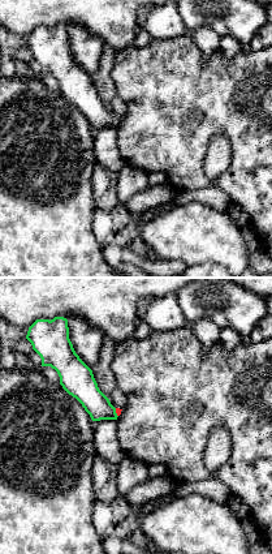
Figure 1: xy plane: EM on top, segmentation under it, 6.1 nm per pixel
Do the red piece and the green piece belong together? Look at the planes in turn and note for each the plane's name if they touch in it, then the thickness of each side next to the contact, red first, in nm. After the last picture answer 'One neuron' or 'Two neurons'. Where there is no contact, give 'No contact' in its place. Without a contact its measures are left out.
Touches red in xy. Thickness 30 nm (red) against 160 nm

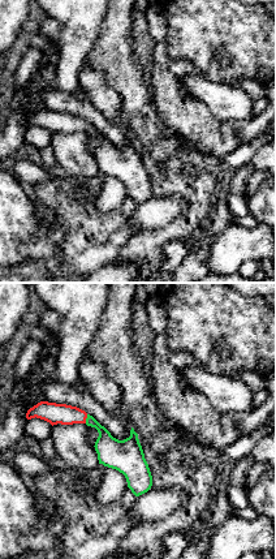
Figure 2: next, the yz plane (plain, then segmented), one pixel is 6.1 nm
Touches red in yz. Thickness 130 nm (red) against 160 nm

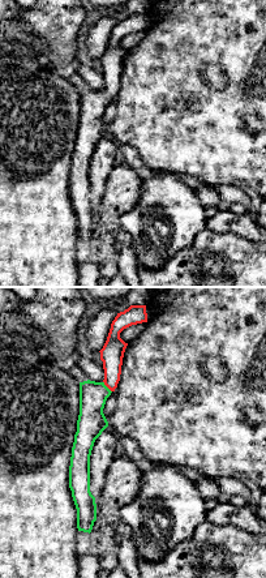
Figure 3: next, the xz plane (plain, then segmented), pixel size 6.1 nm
Touches red in xz. Thickness 140 nm (red) against 180 nm

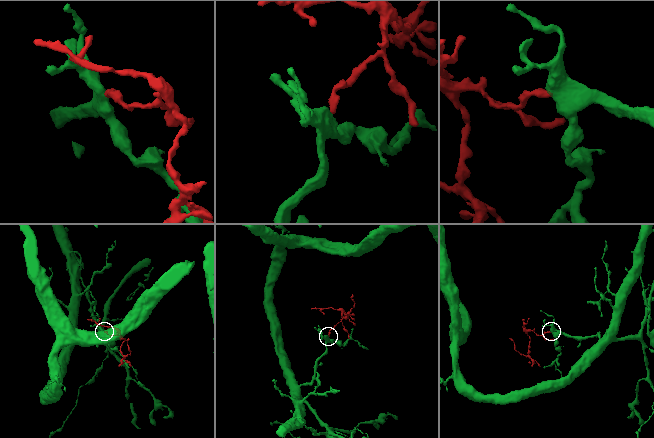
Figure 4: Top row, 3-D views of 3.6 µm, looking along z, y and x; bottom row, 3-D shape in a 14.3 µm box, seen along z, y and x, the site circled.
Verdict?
One neuron

